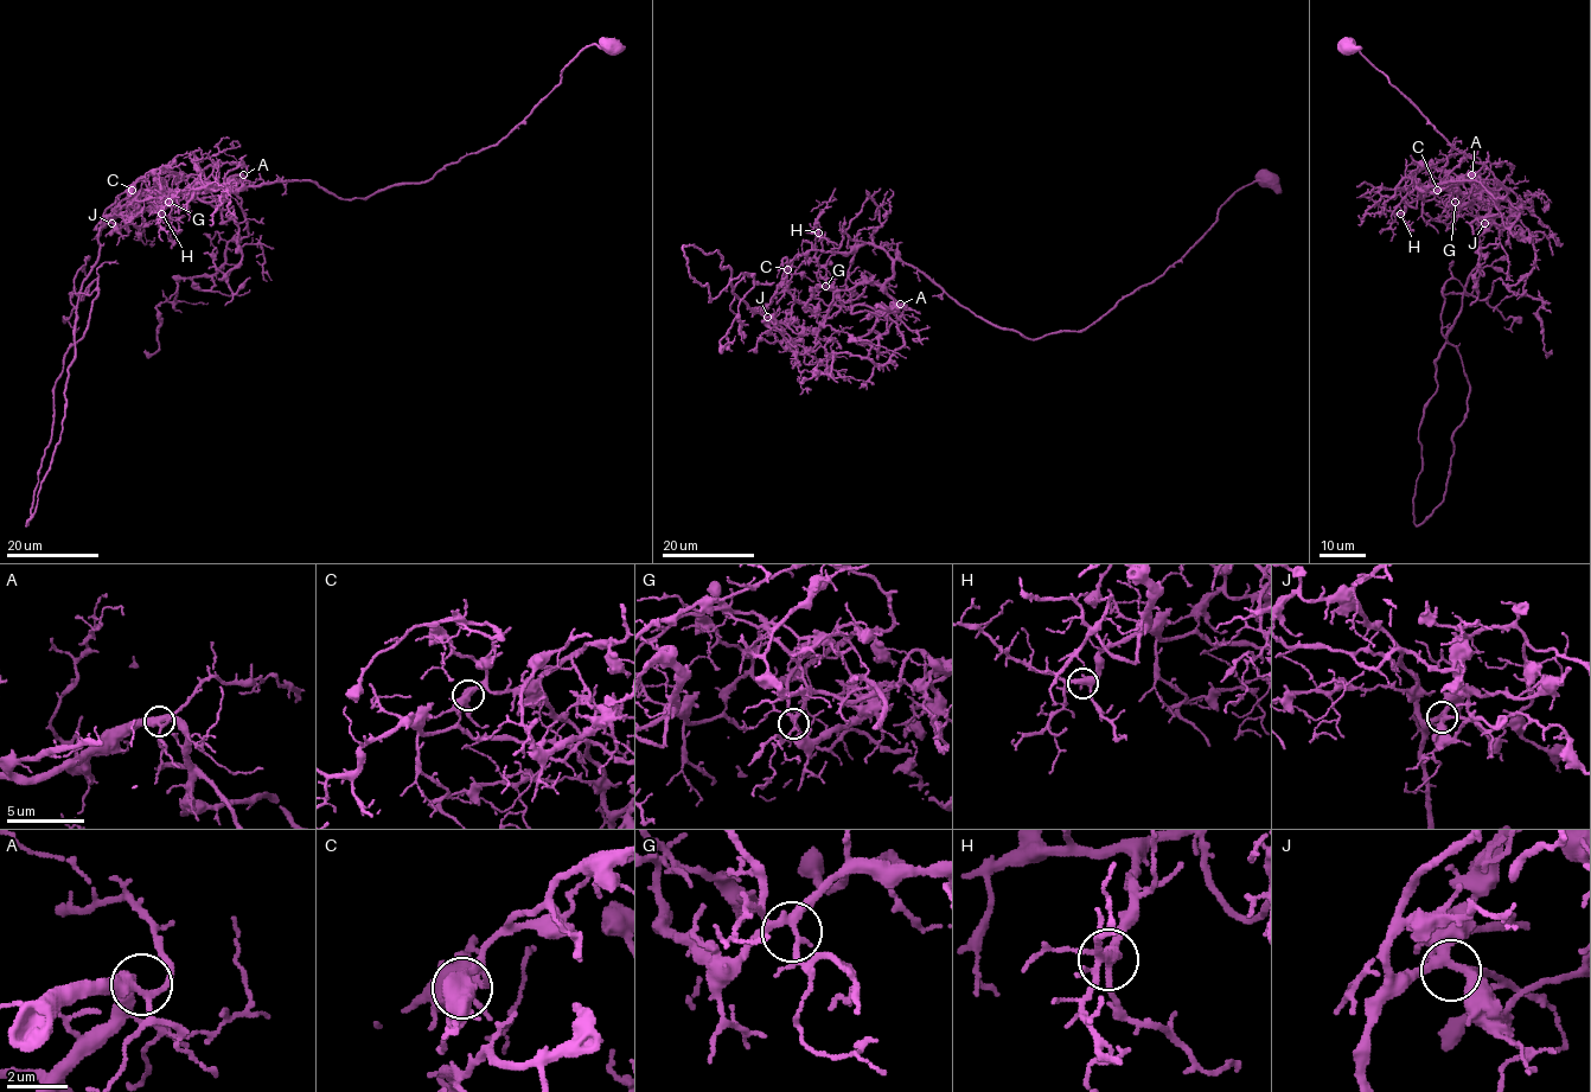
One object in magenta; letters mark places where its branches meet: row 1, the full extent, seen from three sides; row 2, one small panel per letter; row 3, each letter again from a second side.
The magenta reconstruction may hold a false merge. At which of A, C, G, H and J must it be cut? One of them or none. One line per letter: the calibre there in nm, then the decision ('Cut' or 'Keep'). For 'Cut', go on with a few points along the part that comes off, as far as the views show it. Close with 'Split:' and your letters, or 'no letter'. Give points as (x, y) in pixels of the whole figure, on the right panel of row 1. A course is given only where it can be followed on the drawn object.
A: Thickness 360 nm. Keep
C: Thickness 460 nm. Cut. Course of the part to remove: (1437, 190), (1457, 189), (1471, 203), (1480, 260), (1435, 362), (1437, 390), (1419, 428), (1413, 510), (1422, 523)
G: Thickness 240 nm. Keep
H: Thickness 340 nm. Keep
J: Thickness 300 nm. Keep
Split: C

